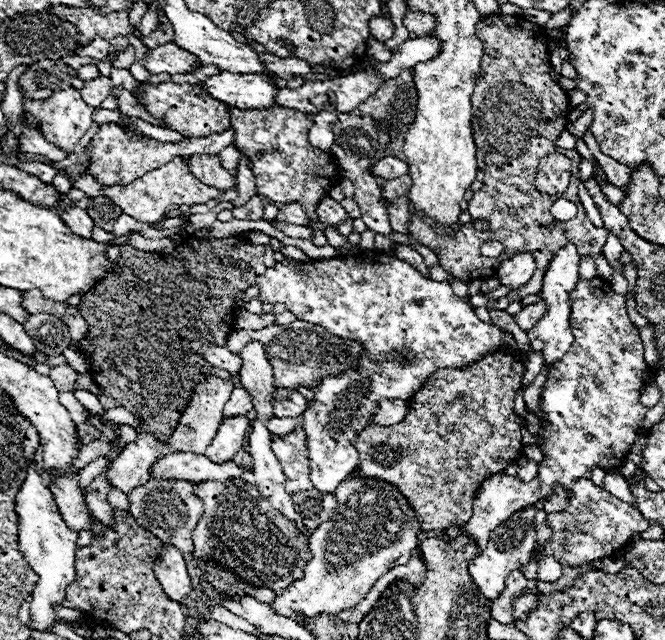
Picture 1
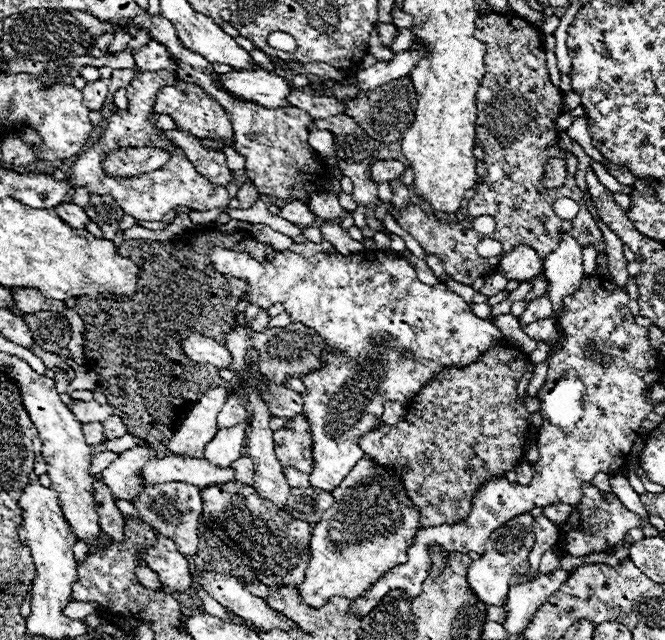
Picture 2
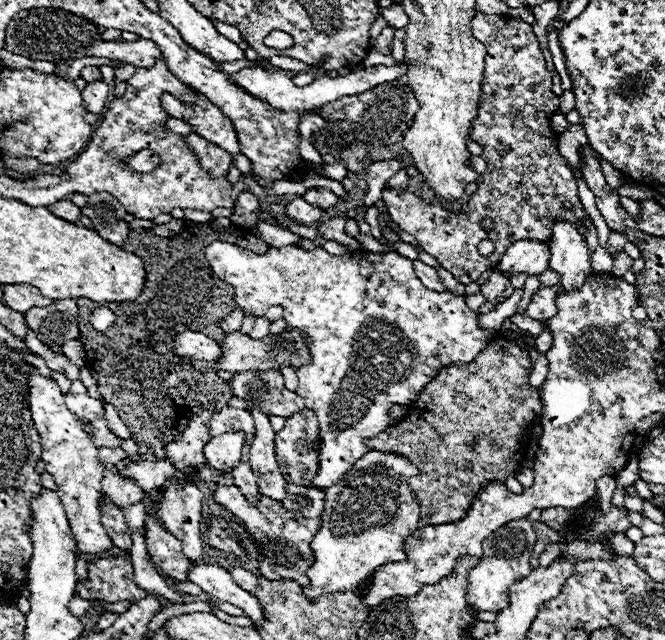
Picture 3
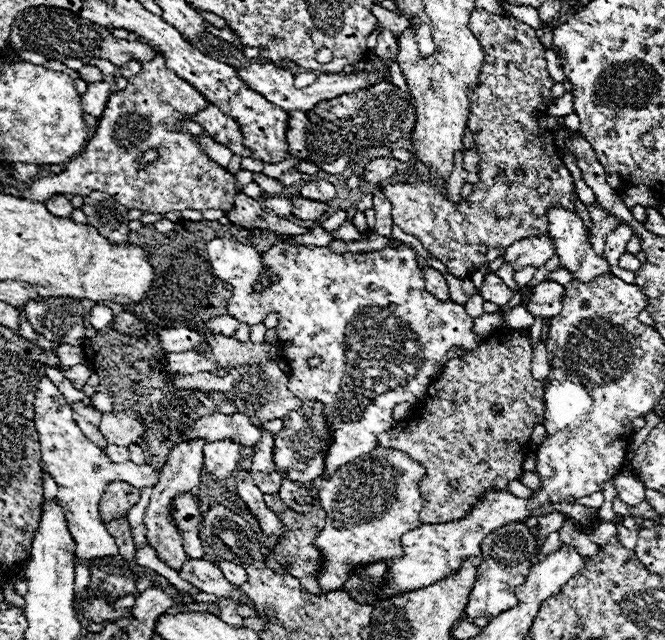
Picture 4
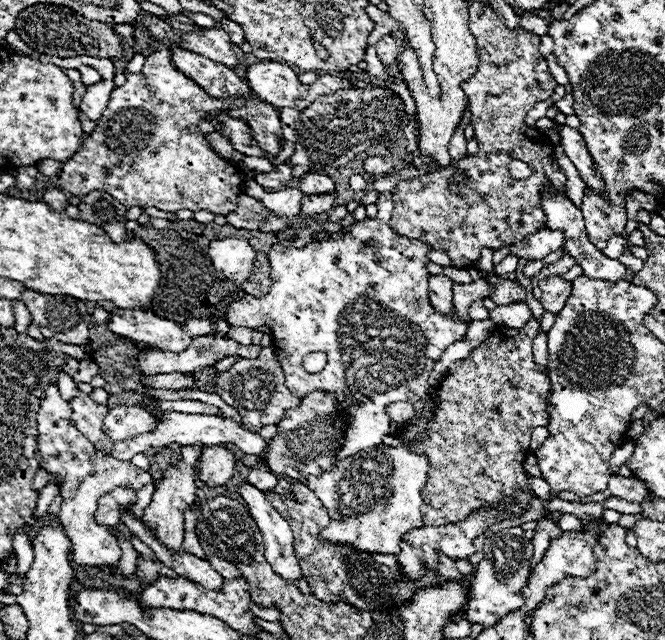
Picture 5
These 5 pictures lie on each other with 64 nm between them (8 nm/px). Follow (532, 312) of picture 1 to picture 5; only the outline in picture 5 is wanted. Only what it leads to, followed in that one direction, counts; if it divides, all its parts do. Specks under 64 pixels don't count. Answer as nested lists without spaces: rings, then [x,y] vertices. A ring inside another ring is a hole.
[[[560,274],[540,280],[538,286],[542,290],[542,296],[538,300],[542,302],[544,310],[548,310],[552,314],[558,314],[564,308],[566,300],[570,298],[570,292],[572,292],[572,282],[564,280]]]

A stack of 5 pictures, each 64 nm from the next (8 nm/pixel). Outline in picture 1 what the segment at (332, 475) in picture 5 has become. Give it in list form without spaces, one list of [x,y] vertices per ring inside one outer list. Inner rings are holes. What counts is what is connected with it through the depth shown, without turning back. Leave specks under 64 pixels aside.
[[[348,476],[334,496],[338,504],[330,516],[332,522],[322,522],[310,534],[314,556],[304,568],[304,578],[292,582],[272,604],[276,612],[296,622],[302,622],[300,616],[342,612],[342,608],[358,604],[384,572],[408,564],[410,550],[418,546],[416,512],[396,486],[384,480]]]

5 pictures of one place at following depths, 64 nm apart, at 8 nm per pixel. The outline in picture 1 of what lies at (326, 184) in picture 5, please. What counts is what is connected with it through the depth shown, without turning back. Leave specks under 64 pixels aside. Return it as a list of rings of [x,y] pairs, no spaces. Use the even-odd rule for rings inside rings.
[[[330,196],[322,198],[316,206],[316,214],[318,214],[318,220],[324,222],[324,224],[330,224],[330,226],[338,226],[340,222],[344,222],[348,218],[348,212],[340,206],[340,202],[332,200]]]

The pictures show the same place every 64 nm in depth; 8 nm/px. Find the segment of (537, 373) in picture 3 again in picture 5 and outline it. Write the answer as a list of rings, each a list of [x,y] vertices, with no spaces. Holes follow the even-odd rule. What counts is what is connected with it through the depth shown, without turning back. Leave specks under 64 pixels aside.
[[[540,332],[534,338],[534,356],[536,356],[536,364],[540,364],[540,368],[546,370],[546,364],[548,364],[548,336],[546,336],[546,332]]]

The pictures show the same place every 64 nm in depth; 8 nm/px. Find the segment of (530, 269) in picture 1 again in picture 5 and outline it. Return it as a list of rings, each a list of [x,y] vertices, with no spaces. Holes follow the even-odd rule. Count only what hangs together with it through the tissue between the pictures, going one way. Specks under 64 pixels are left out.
[[[544,226],[538,232],[528,234],[522,242],[514,244],[512,252],[518,258],[524,258],[528,262],[528,260],[540,260],[546,254],[550,254],[552,250],[558,250],[562,246],[564,246],[564,232]]]

